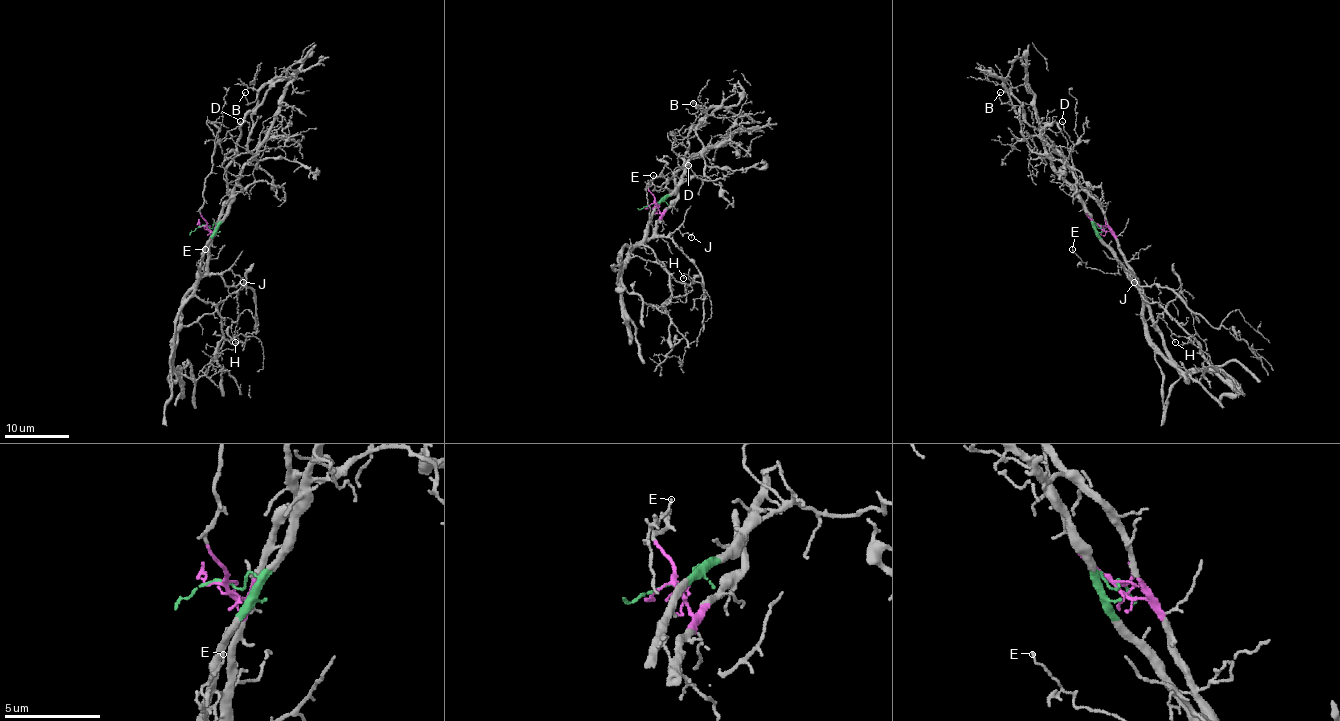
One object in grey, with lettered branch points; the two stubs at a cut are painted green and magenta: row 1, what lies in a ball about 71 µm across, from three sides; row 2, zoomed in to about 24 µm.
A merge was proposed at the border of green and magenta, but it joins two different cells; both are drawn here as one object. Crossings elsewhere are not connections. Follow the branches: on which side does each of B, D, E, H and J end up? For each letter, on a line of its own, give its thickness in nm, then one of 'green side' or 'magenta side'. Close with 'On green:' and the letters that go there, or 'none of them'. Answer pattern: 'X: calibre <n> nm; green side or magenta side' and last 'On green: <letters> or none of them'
B: calibre 120 nm; magenta side
D: calibre 110 nm; magenta side
E: calibre 90 nm; magenta side
H: calibre 140 nm; magenta side
J: calibre 140 nm; magenta side
On green: none of them

